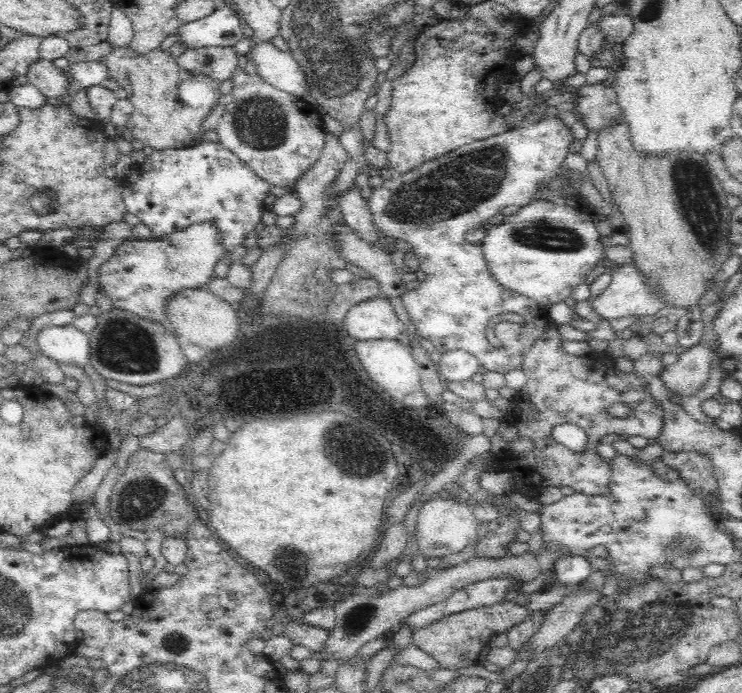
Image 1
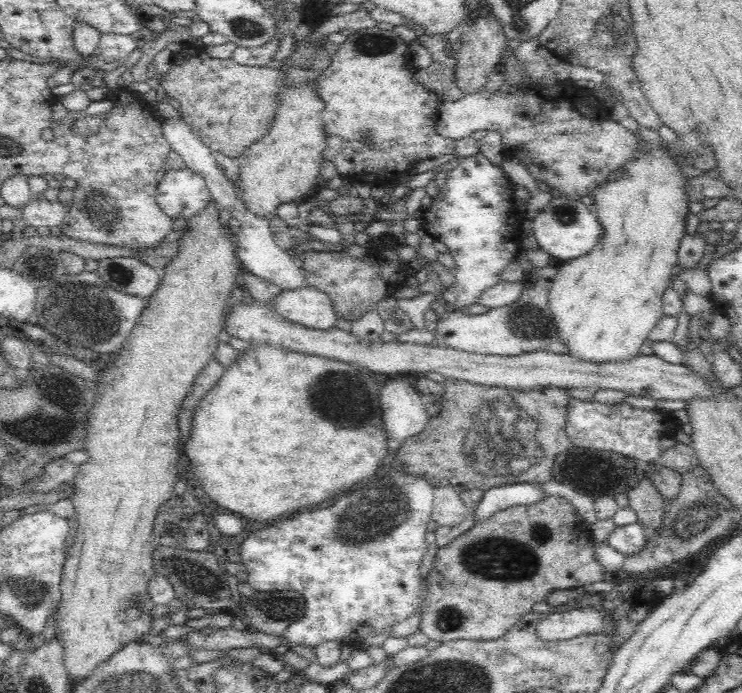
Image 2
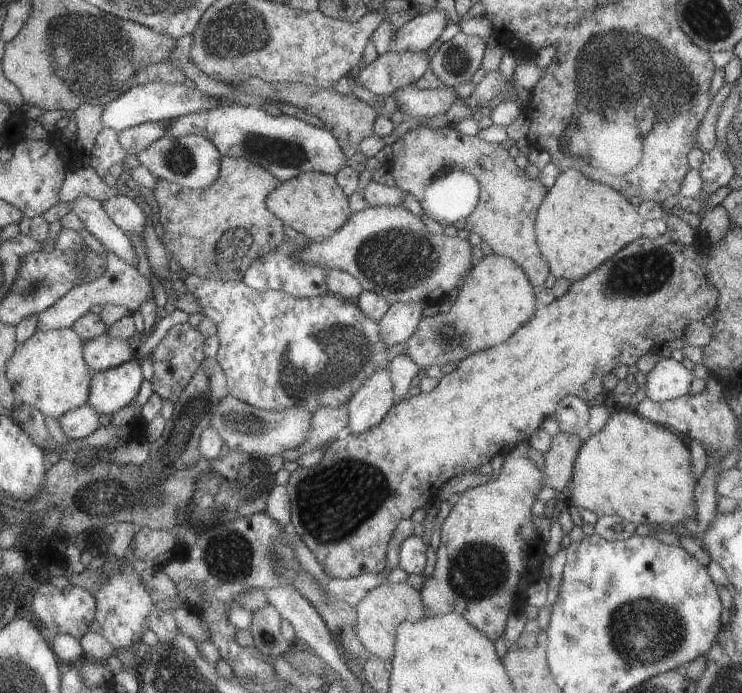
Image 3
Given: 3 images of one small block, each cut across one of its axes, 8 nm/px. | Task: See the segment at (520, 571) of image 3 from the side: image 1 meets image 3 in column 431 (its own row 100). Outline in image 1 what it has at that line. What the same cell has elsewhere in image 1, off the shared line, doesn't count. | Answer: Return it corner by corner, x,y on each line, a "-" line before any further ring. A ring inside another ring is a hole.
598,82
580,86
574,92
578,98
571,107
571,111
586,129
594,129
596,134
608,128
622,118
622,109
616,100
616,91
612,85

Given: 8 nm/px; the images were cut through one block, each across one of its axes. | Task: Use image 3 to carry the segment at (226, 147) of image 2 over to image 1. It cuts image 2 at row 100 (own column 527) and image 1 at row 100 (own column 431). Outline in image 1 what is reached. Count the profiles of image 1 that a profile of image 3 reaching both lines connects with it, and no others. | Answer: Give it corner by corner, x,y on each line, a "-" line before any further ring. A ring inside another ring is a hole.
129,46
114,48
110,54
99,60
108,69
108,76
116,80
126,90
126,97
133,104
133,113
127,127
132,131
133,138
150,146
153,150
166,148
188,148
194,144
194,138
201,133
202,122
210,111
186,105
178,97
178,84
193,77
187,70
182,70
168,53
160,47
150,50
148,54
138,54

